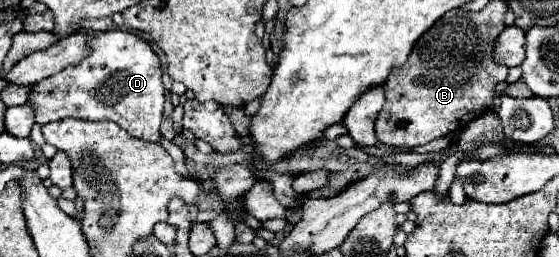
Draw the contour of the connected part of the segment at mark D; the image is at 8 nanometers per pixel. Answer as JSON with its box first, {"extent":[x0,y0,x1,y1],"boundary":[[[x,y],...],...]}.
{"extent":[29,30,165,142],"boundary":[[[107,30],[93,34],[91,54],[77,66],[49,76],[35,84],[29,98],[35,108],[37,124],[57,122],[65,118],[103,122],[111,120],[125,128],[131,136],[145,142],[159,140],[159,124],[163,118],[165,86],[161,80],[161,60],[147,40],[125,32]]]}

